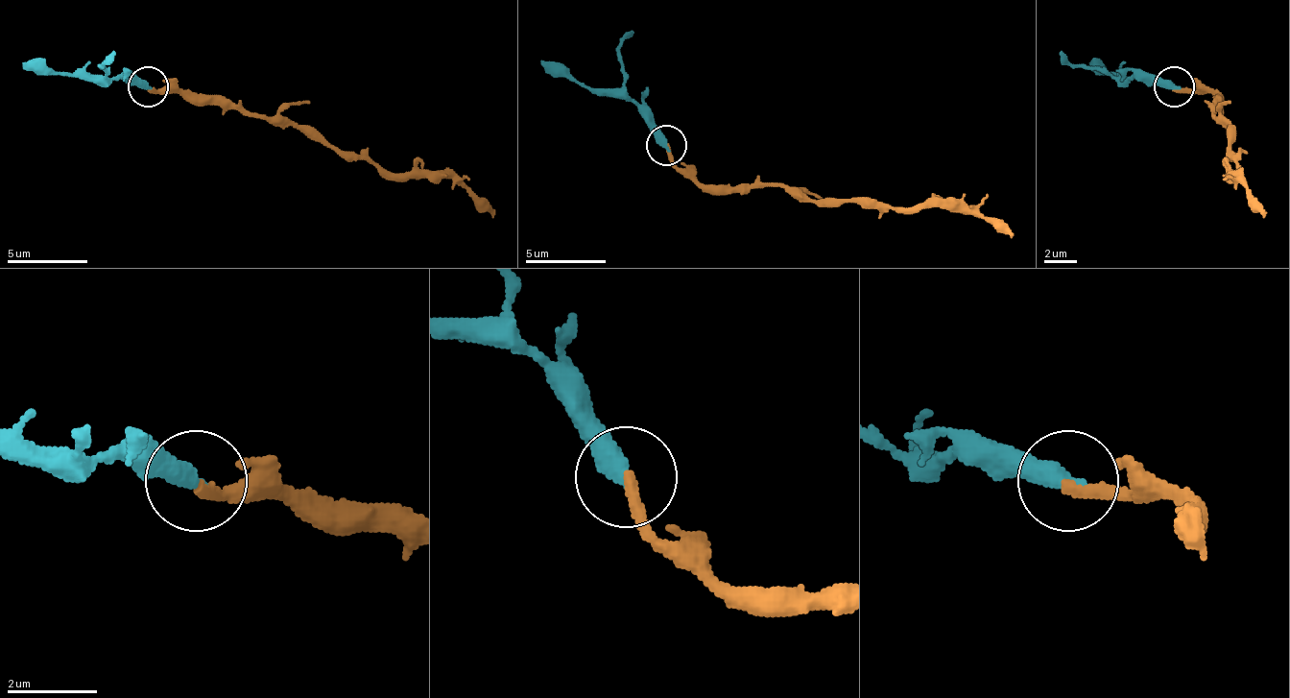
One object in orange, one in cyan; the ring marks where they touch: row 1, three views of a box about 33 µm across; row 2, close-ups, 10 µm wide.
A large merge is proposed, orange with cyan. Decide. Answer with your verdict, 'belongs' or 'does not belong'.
belongs

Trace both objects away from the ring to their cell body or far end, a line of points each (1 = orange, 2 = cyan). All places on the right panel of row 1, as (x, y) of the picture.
1: (1175, 87), (1187, 87), (1215, 100), (1215, 116), (1228, 124), (1231, 152), (1235, 156), (1235, 177), (1264, 212)
2: (1175, 87), (1122, 76), (1102, 76), (1090, 63)

